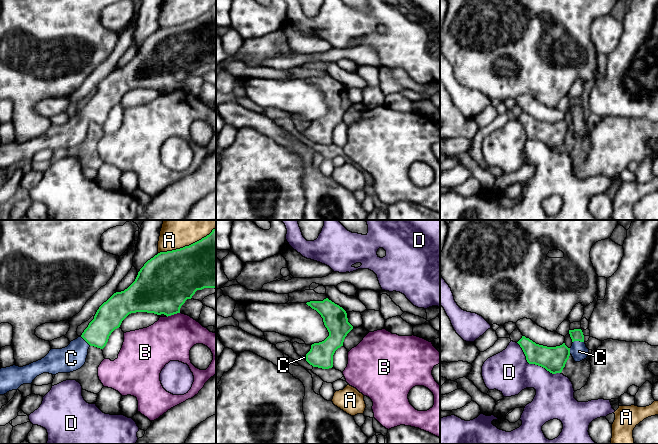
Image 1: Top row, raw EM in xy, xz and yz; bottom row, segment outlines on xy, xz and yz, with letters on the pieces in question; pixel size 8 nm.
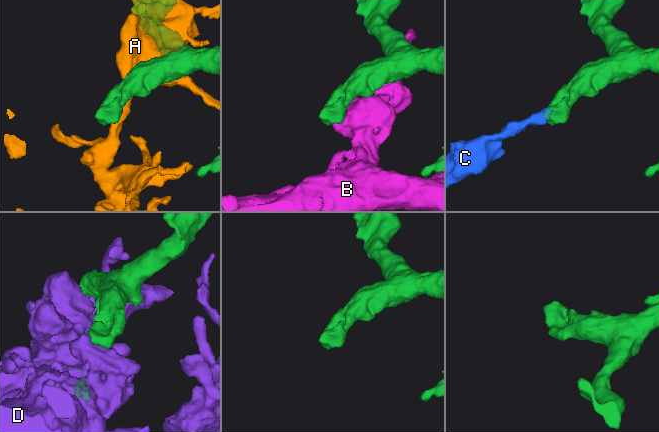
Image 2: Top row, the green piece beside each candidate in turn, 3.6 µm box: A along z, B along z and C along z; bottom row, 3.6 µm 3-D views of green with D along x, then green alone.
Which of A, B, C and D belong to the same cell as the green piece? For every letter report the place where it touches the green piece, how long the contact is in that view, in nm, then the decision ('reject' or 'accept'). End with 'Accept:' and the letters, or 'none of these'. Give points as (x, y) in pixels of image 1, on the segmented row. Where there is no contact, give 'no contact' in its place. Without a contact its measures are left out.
A: meets green in xy at (186, 246); contact 500 nm long; reject
B: meets green in xy at (173, 314); contact 110 nm long; reject
C: meets green in yz at (578, 340); contact 90 nm long; accept
D: meets green in yz at (534, 363); contact 440 nm long; reject
Accept: C

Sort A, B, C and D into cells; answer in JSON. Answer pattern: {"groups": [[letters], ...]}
{"groups": [["A"], ["B"], ["C"], ["D"]]}

